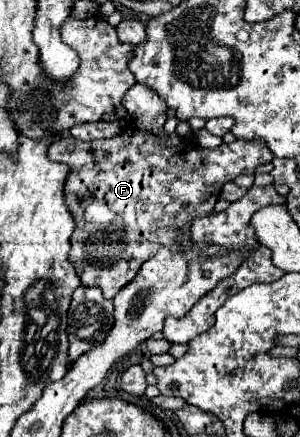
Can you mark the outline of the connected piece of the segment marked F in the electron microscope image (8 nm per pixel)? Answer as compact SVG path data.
M134 84L124 94L124 108L130 116L136 116L136 120L126 126L122 134L110 140L92 142L82 142L64 134L56 138L48 148L50 160L62 162L70 168L64 184L64 200L76 222L74 234L70 238L70 262L74 264L82 284L100 286L106 300L112 300L118 290L138 274L140 266L150 260L160 248L168 248L172 252L194 248L196 244L192 242L188 228L192 226L194 218L212 216L222 186L226 182L232 182L240 174L254 174L256 166L274 160L264 142L234 140L232 144L222 144L214 150L206 150L200 146L178 150L174 146L174 134L166 134L162 128L166 122L168 106L164 106L164 100L148 86Z

